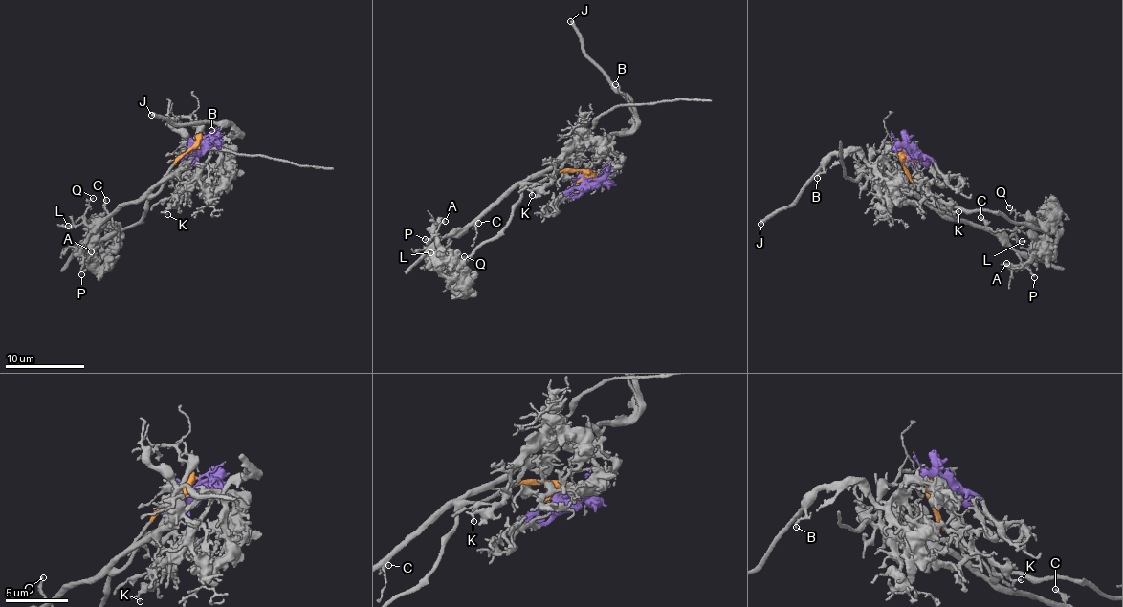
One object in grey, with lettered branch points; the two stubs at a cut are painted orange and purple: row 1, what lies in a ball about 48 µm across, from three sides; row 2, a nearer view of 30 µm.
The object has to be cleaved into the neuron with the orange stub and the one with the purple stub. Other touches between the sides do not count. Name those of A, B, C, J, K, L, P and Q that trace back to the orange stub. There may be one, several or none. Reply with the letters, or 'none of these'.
A, C, L, P, Q

